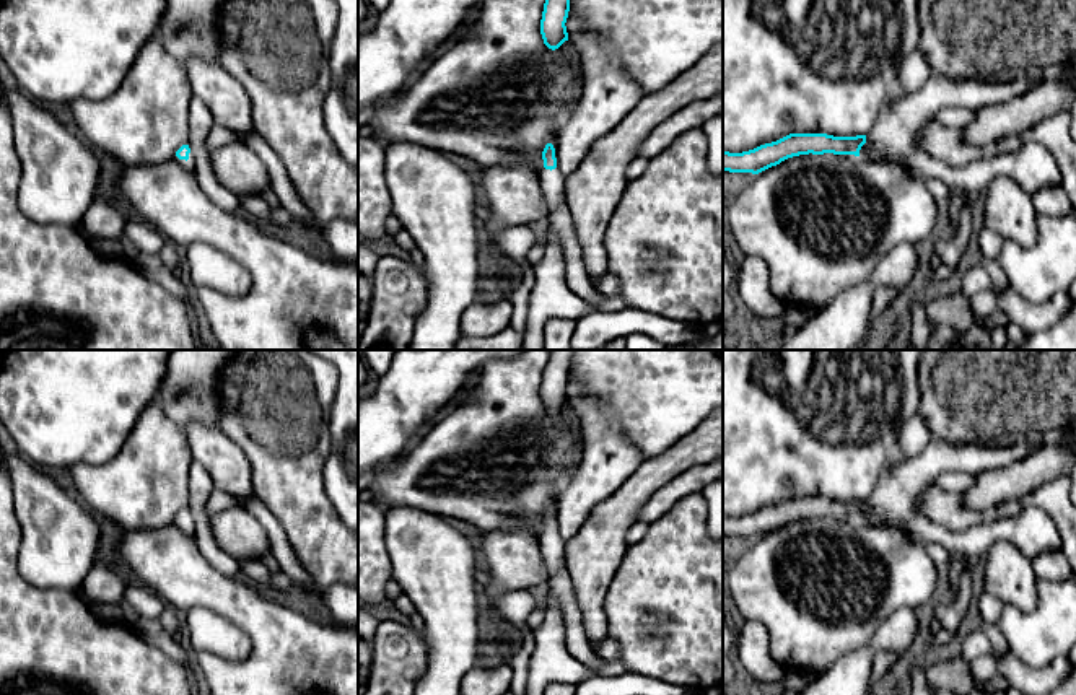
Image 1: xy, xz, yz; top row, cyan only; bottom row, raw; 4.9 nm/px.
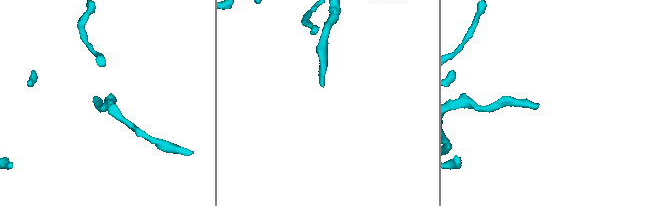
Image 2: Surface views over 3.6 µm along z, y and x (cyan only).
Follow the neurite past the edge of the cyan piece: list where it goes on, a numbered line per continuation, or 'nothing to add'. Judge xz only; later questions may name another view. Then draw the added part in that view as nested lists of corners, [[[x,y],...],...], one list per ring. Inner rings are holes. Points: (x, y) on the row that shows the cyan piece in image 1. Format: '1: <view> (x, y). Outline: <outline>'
1: xz (552, 183). Outline: [[[555,169],[539,173],[539,186],[545,197],[549,212],[555,210],[565,200],[565,176]]]

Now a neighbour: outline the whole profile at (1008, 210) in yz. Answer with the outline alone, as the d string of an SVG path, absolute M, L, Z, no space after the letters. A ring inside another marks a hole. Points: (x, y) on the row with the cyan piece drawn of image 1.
M999 176L990 182L983 207L985 228L1029 247L1039 236L1037 218L1032 195L1017 181Z

